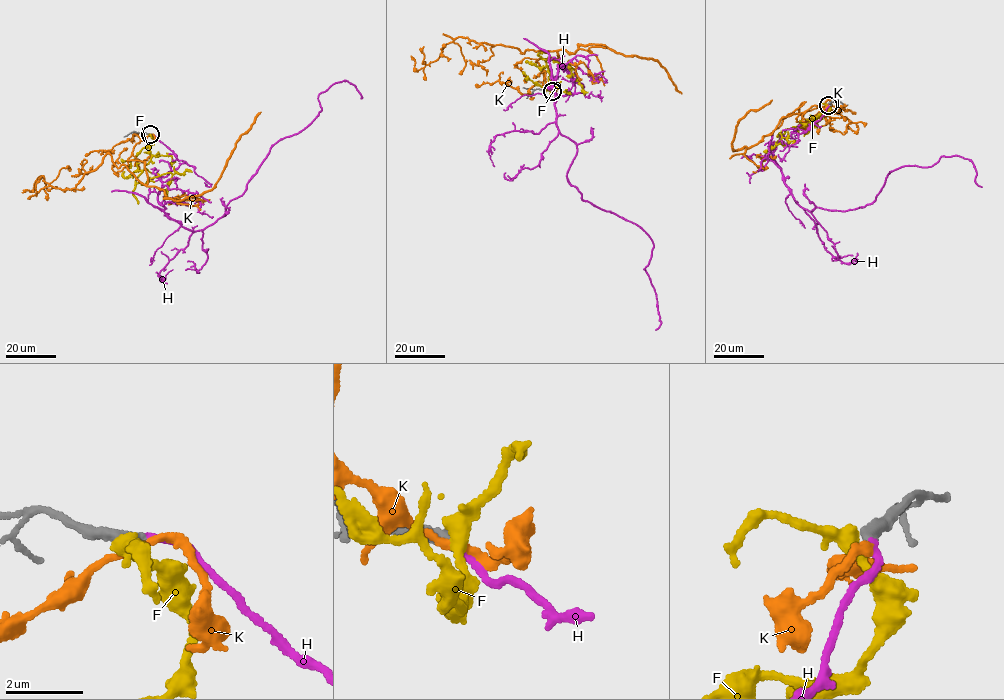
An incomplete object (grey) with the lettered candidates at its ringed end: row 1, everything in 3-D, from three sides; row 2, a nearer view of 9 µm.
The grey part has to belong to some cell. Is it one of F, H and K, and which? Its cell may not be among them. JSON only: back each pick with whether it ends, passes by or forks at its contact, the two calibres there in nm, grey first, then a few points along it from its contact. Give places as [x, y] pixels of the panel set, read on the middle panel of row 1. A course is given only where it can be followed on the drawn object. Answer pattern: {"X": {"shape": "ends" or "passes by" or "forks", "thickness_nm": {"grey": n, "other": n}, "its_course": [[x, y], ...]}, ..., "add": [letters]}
{"H": {"shape": "ends", "thickness_nm": {"grey": 320, "other": 180}, "its_course": [[552, 91], [583, 84], [558, 65], [552, 81], [576, 144], [568, 181], [653, 243], [656, 330]]}, "add": ["H"]}

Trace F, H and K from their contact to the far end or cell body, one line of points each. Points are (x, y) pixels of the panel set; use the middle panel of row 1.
F: (551, 89), (551, 74), (541, 59), (550, 57), (569, 66), (573, 75), (568, 60)
H: (552, 91), (583, 84), (558, 65), (552, 81), (576, 144), (568, 181), (653, 243), (656, 330)
K: (551, 91), (543, 83), (537, 60), (558, 57), (556, 51), (522, 53), (457, 37), (416, 71), (410, 56)

